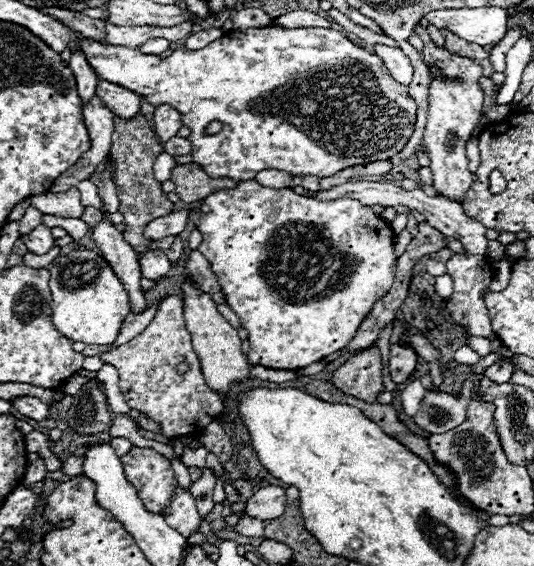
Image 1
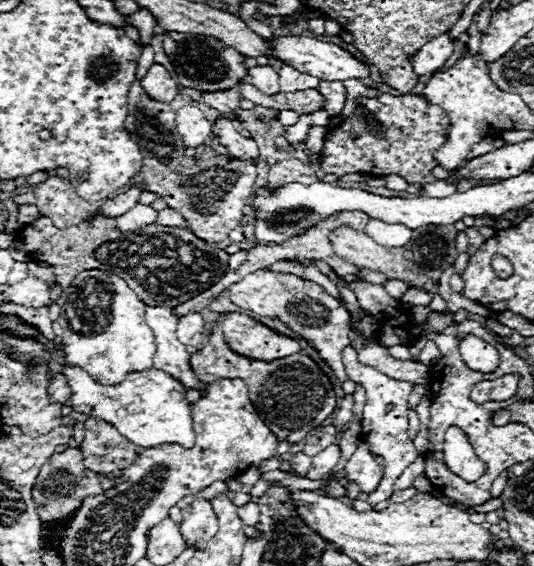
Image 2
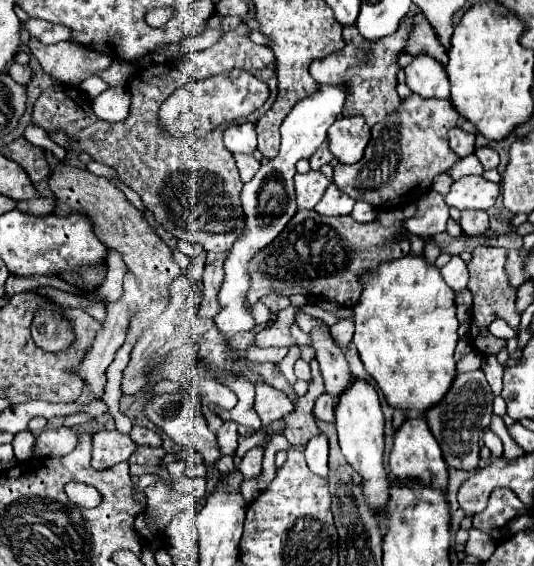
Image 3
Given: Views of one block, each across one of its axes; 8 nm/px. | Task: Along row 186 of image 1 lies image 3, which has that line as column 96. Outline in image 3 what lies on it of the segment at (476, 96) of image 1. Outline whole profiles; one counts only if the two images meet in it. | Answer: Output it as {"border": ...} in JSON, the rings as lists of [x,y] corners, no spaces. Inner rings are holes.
{"border":[[[118,430],[98,432],[98,434],[94,434],[92,466],[96,470],[112,468],[114,464],[126,462],[134,450],[136,450],[136,444],[132,442],[130,436],[120,434]]]}

